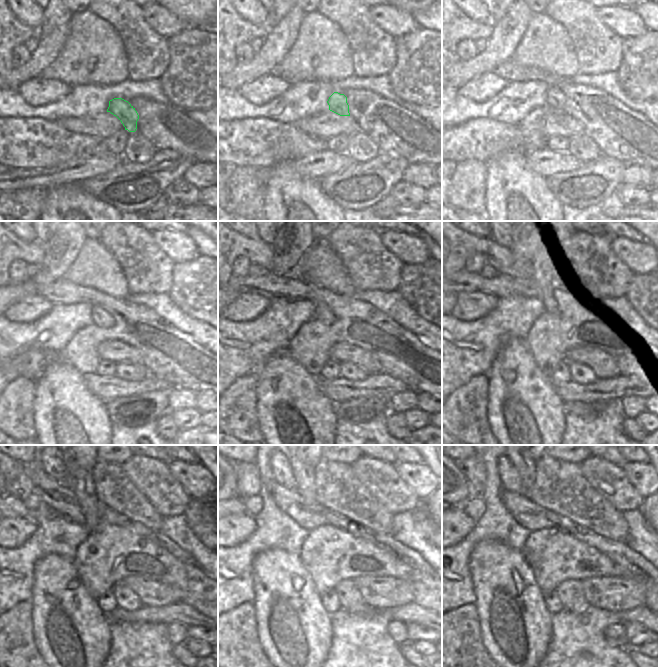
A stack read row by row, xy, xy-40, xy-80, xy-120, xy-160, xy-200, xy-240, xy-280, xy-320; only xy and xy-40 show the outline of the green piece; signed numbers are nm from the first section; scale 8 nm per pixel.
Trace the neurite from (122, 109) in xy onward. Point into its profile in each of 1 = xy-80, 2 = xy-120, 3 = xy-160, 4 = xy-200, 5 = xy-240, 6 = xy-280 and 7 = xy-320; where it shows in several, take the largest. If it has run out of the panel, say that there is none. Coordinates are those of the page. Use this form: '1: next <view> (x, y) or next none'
1: next xy-80 (555, 98)
2: next xy-120 (101, 318)
3: next xy-160 (322, 313)
4: next xy-200 (533, 270)
5: next xy-240 (82, 484)
6: next xy-280 (304, 474)
7: next xy-320 (525, 465)

